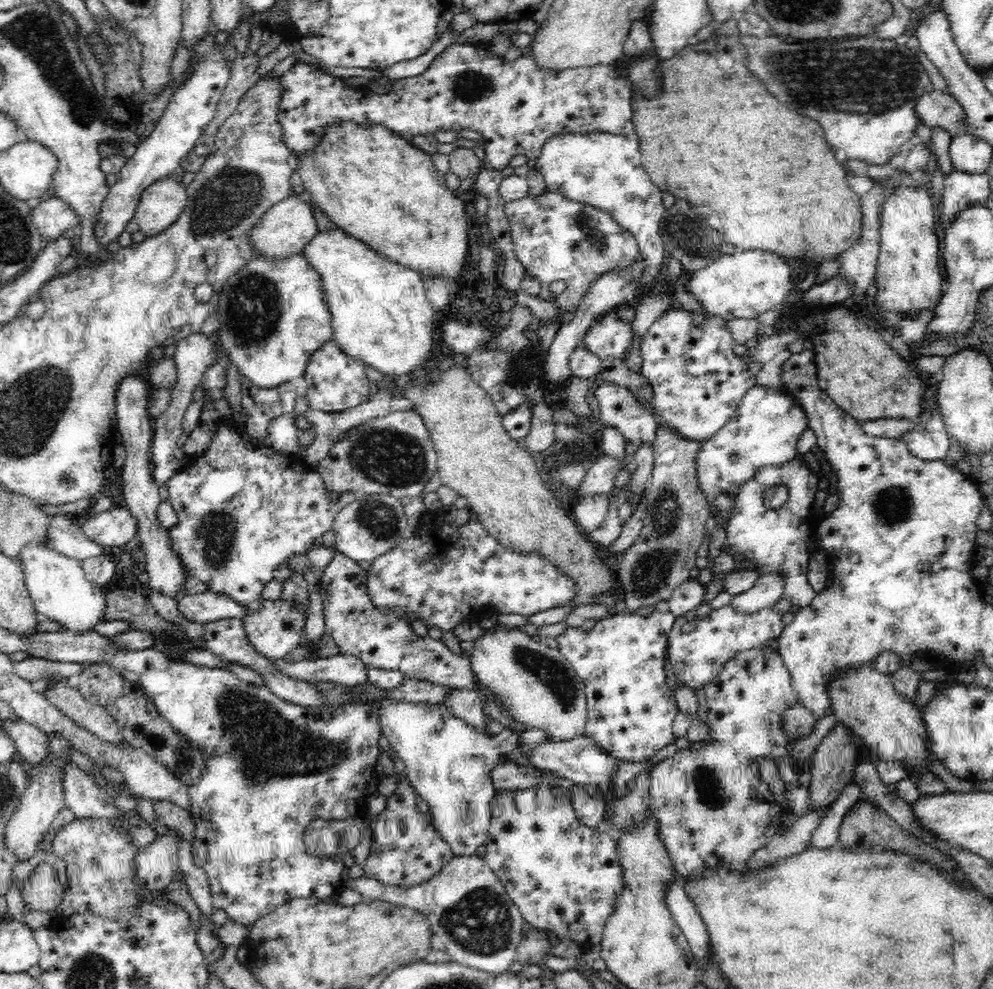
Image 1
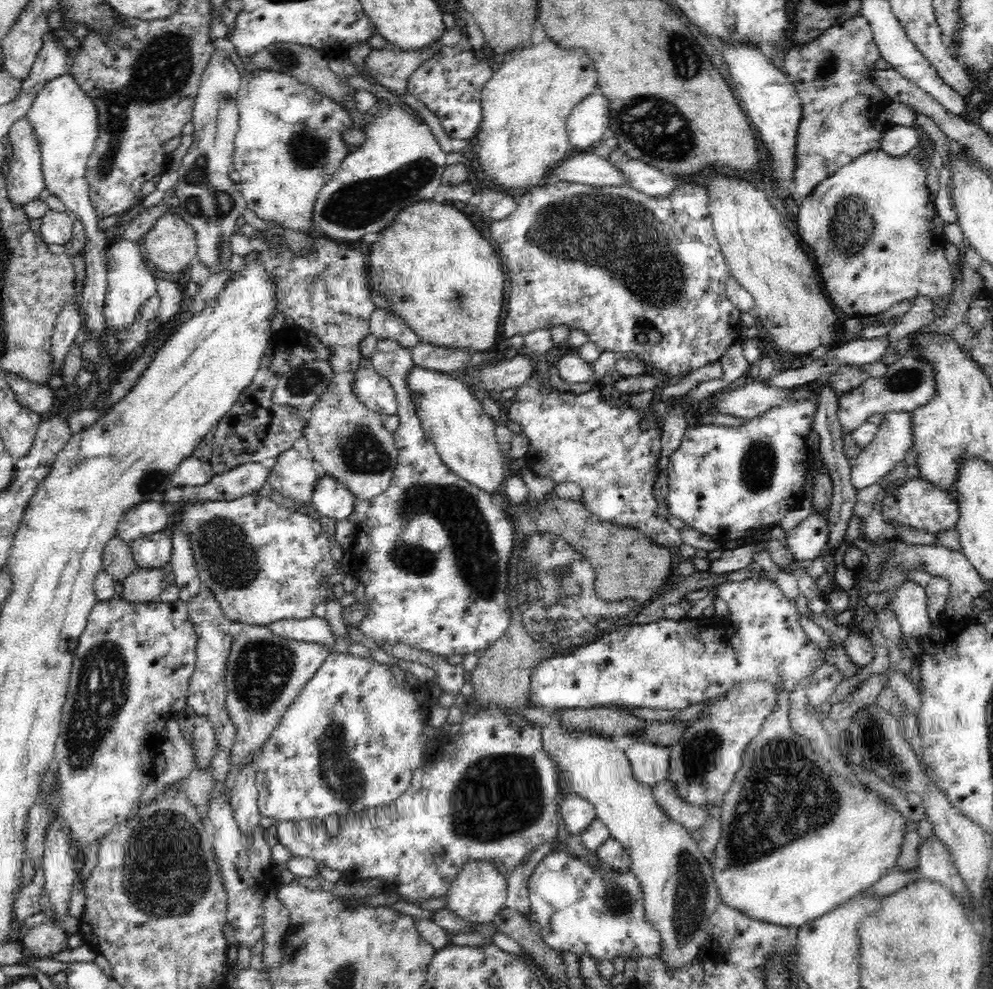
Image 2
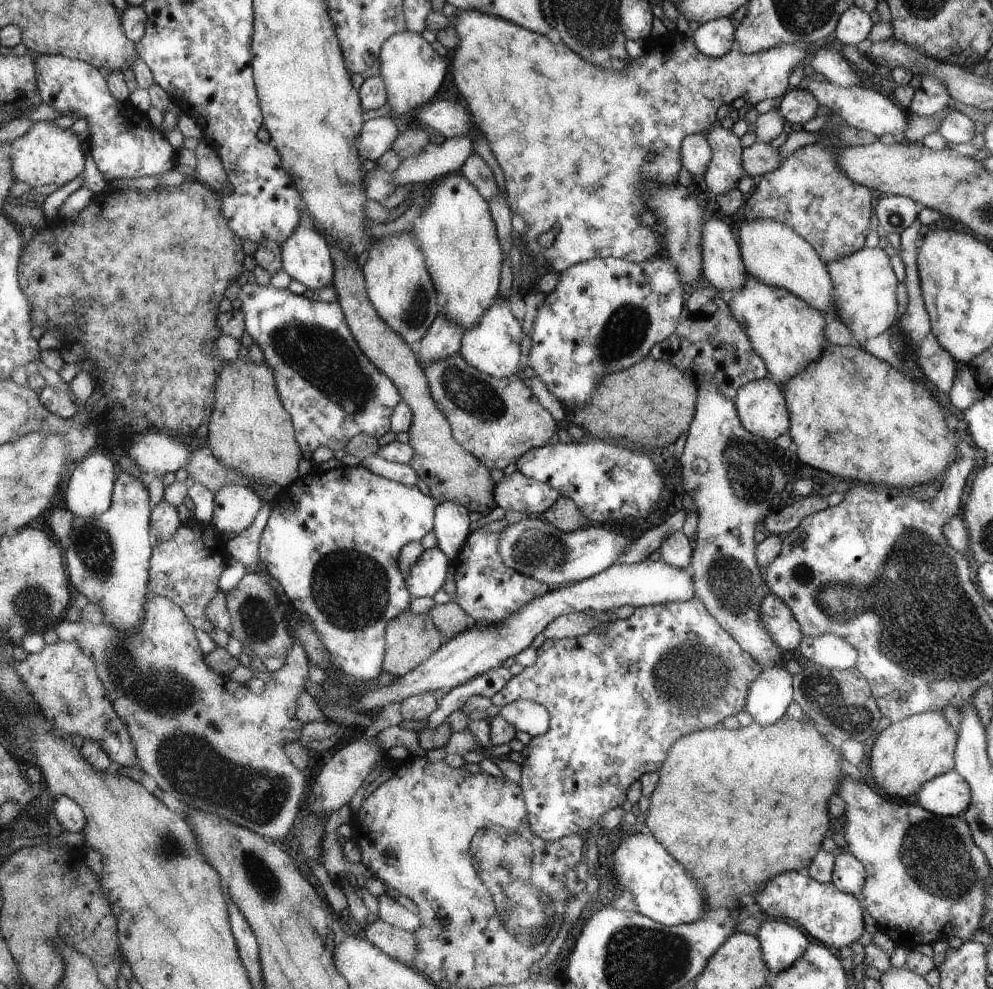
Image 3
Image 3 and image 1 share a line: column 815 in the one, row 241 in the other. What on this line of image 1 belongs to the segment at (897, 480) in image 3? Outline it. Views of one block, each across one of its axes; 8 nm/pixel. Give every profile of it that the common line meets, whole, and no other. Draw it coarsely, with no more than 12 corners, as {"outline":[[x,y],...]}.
{"outline":[[334,121],[293,163],[334,226],[458,278],[464,203],[430,153]]}

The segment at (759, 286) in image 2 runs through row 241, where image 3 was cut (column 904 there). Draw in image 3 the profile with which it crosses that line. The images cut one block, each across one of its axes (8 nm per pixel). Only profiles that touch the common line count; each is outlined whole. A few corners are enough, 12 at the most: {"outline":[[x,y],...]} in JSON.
{"outline":[[921,712],[879,733],[870,769],[906,801],[954,768],[956,730]]}

